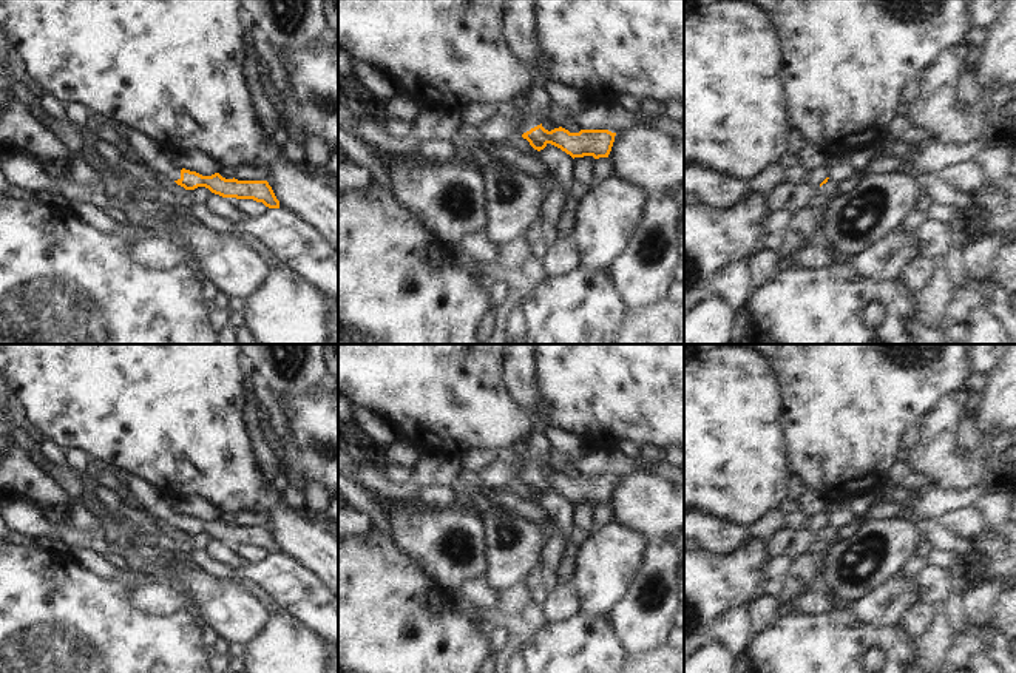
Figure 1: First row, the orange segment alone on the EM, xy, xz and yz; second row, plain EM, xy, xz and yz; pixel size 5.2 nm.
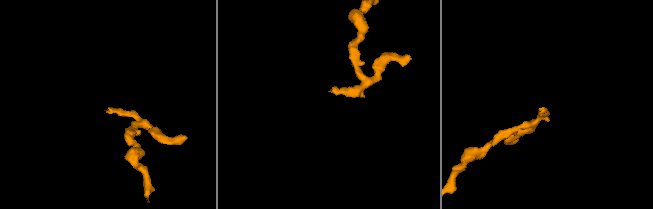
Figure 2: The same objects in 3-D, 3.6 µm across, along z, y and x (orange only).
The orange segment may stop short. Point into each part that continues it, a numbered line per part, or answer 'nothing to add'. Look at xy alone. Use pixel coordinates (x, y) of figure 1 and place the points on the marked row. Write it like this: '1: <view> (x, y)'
nothing to add

